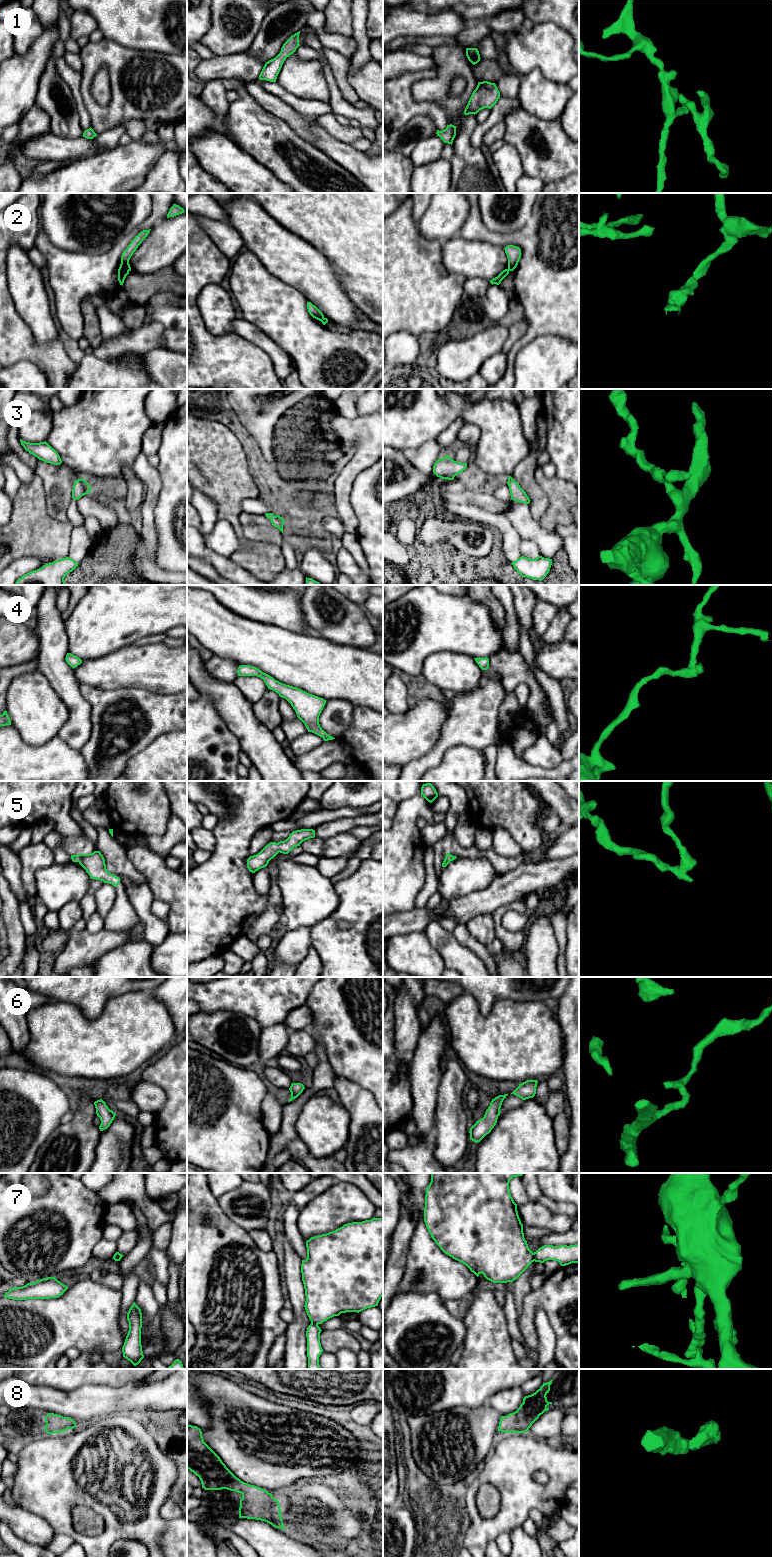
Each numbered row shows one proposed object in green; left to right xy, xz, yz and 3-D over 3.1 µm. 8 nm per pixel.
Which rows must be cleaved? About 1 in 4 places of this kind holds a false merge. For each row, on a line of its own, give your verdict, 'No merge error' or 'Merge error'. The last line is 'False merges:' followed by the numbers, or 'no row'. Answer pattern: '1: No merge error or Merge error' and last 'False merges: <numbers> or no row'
1: No merge error
2: Merge error
3: No merge error
4: No merge error
5: No merge error
6: No merge error
7: Merge error
8: No merge error
False merges: 2, 7

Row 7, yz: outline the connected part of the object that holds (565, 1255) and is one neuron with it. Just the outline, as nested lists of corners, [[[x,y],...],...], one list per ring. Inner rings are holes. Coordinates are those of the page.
[[[579,1244],[575,1245],[544,1245],[534,1252],[534,1261],[544,1263],[547,1260],[556,1260],[561,1266],[579,1263]]]

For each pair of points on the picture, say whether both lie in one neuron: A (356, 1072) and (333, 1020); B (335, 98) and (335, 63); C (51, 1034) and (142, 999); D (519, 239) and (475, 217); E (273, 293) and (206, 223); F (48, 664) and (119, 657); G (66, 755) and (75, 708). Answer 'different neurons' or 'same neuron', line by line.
A: same neuron
B: different neurons
C: same neuron
D: same neuron
E: different neurons
F: different neurons
G: different neurons

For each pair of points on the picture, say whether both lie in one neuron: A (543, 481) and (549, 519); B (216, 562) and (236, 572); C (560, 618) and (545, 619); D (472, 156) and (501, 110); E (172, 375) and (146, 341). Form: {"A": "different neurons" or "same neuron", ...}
{"A": "same neuron", "B": "same neuron", "C": "different neurons", "D": "different neurons", "E": "different neurons"}

